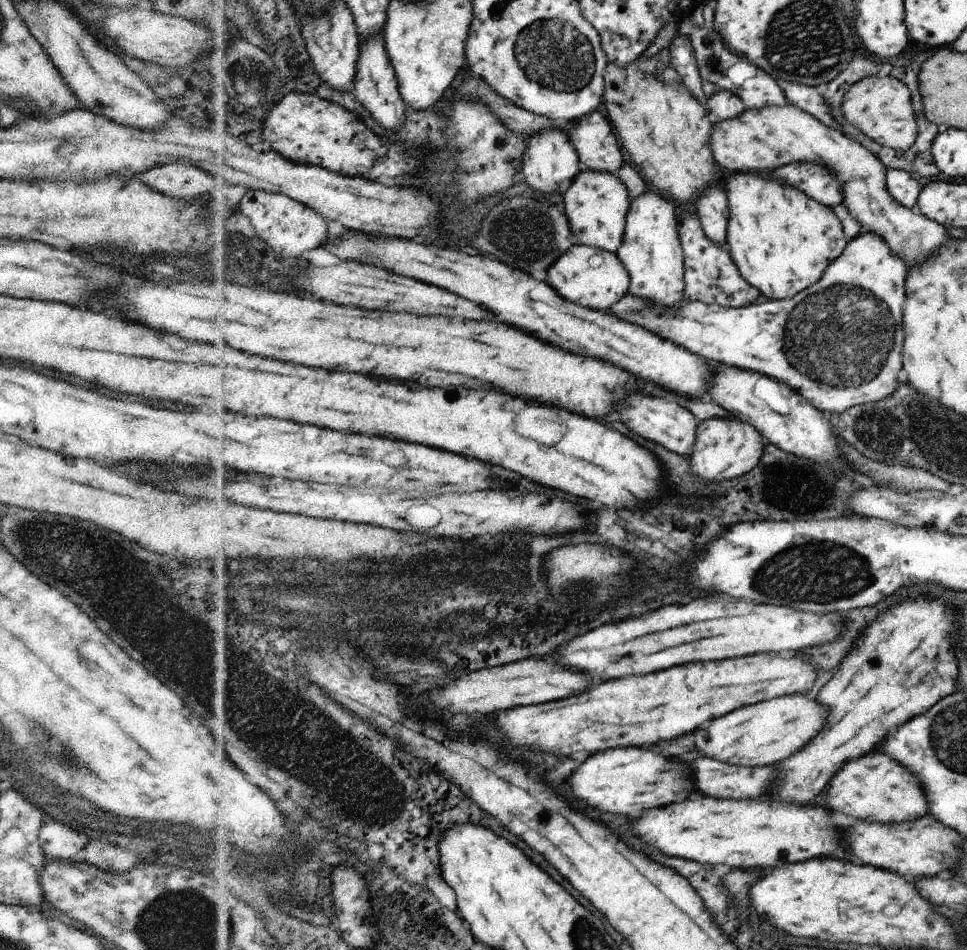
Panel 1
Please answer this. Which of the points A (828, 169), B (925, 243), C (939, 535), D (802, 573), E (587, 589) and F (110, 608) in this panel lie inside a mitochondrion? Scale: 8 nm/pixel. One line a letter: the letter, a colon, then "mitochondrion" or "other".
A: other
B: other
C: other
D: mitochondrion
E: mitochondrion
F: mitochondrion

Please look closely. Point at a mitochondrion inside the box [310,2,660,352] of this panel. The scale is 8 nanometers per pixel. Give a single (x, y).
(552, 55)

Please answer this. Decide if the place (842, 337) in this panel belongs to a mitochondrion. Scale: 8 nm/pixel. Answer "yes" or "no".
yes

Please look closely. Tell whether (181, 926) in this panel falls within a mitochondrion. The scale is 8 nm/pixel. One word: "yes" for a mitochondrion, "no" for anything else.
yes

